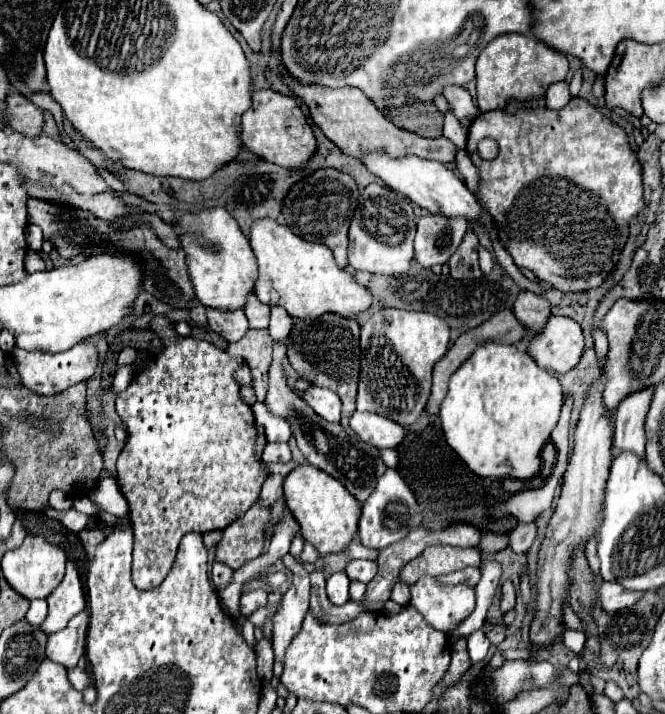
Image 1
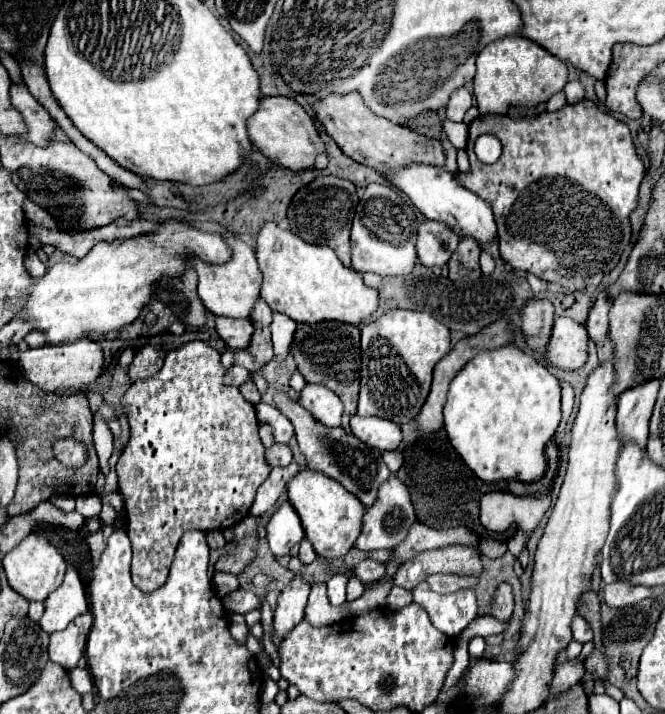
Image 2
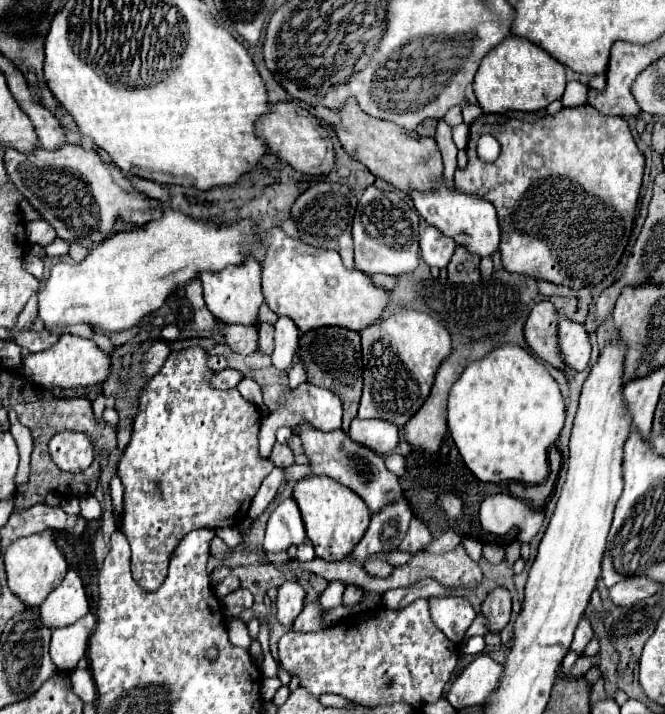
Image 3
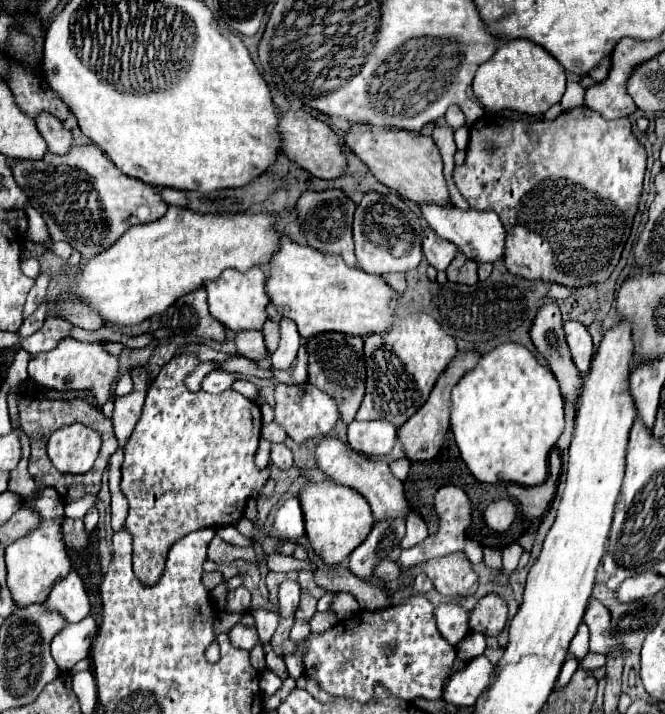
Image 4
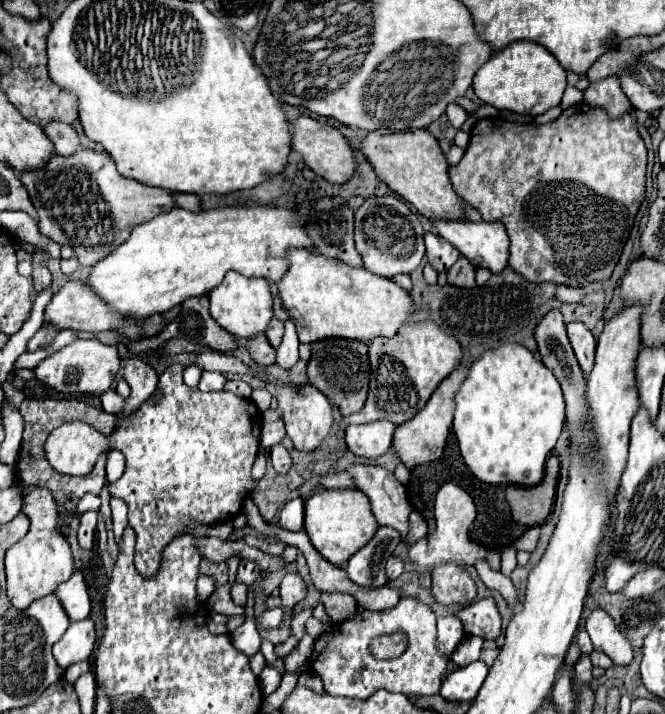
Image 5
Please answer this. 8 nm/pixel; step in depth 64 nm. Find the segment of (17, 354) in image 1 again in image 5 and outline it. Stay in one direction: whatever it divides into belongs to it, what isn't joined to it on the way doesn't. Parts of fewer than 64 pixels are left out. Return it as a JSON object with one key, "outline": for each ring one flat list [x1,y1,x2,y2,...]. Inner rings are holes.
{"outline":[[90,338,90,340,74,340,62,350,50,354,32,372,40,382,44,382,46,386,58,392,66,392,66,394,90,392,102,396,106,390,110,390,110,382,118,374,118,368,120,368,120,356,116,352,116,346,106,346,100,340]]}

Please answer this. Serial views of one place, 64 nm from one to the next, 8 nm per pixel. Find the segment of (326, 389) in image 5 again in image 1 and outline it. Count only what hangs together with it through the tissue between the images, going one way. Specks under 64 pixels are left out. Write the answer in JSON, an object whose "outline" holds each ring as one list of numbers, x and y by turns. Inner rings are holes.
{"outline":[[322,314,320,318,308,322,294,318,294,328,286,340,288,360,292,368,300,374,300,378,312,382,314,386,322,386,334,390,342,400,342,420,340,424,348,432,348,420,356,410,356,386,358,386,358,370,360,370,360,326,352,318,344,318,338,314],[310,334,310,340,308,340],[310,344,310,352,308,352],[326,360,326,362,324,362]]}

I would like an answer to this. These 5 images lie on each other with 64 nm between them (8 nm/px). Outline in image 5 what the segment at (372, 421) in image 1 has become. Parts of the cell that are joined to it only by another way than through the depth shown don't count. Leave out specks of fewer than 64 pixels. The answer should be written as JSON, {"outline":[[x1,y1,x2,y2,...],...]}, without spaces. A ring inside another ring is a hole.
{"outline":[[388,420,368,422,368,424,350,424,346,428,348,450,356,456,378,458,392,448,394,424]]}

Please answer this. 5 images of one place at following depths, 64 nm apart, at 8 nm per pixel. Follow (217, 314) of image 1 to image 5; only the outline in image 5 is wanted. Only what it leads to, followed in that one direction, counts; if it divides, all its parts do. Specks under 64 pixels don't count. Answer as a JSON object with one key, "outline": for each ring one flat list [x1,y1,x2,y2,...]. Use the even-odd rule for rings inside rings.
{"outline":[[256,334,256,336,248,338,246,350,248,350,248,354,252,356,252,360,254,360,256,364,262,364,262,366,274,364,276,350,268,344,268,340,266,340,266,336,264,336,264,334]]}

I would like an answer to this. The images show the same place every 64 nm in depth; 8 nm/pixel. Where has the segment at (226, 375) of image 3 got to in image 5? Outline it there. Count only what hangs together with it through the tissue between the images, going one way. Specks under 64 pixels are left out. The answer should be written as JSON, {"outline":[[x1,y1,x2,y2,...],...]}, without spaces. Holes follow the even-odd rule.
{"outline":[[204,372,200,378,200,390,204,392,214,392,214,390,224,390,226,376,220,372]]}

